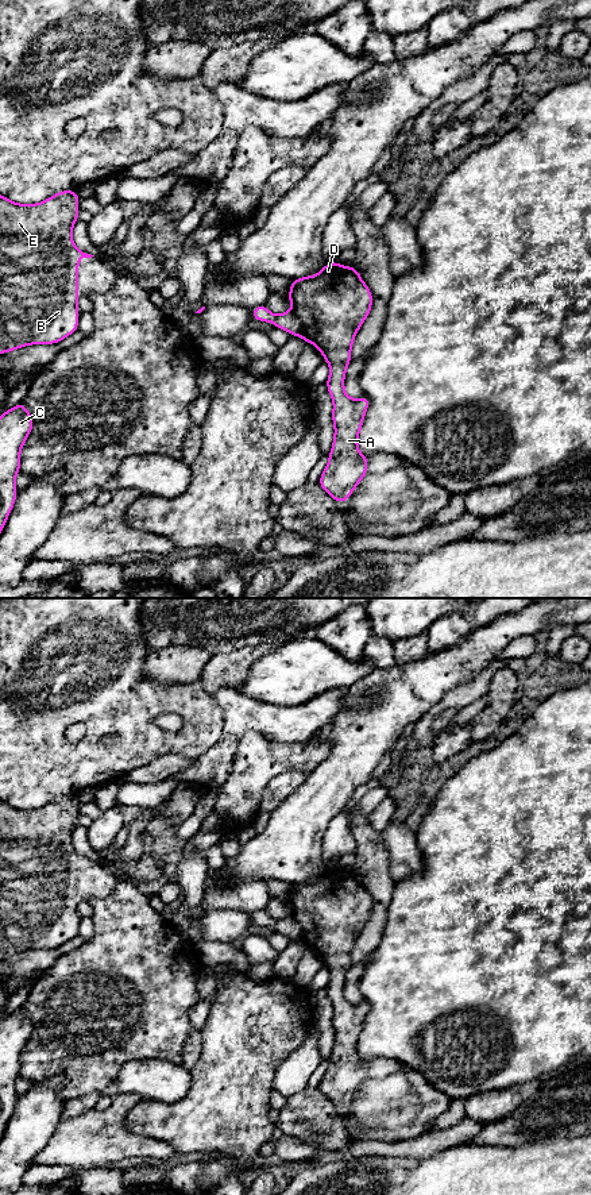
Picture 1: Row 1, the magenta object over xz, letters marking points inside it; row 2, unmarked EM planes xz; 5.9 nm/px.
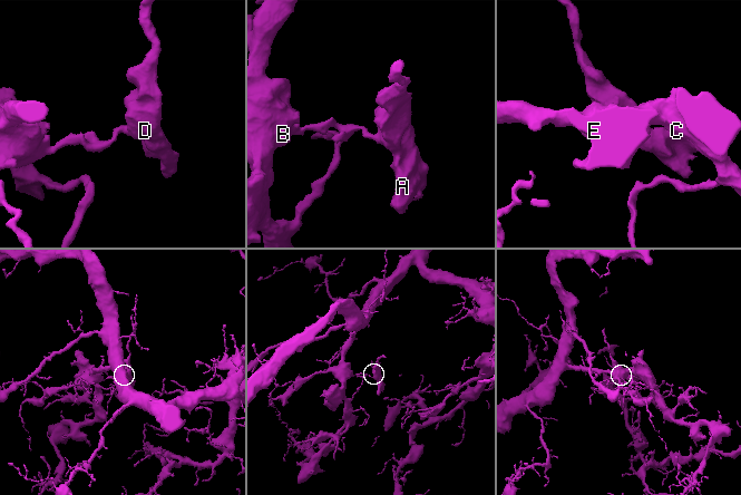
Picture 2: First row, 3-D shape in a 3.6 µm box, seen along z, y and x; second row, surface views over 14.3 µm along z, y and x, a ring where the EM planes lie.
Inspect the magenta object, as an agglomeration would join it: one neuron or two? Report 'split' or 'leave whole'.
split

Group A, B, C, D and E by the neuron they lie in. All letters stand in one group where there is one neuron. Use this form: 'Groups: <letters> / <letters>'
Groups: A D / B C E

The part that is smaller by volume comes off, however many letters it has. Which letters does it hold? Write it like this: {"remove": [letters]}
{"remove": ["A", "D"]}

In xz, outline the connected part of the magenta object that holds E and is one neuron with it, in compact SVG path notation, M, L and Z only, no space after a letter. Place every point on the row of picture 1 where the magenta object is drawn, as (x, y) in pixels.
M76 190L58 192L39 204L16 204L0 196L0 352L9 352L28 344L54 344L78 329L78 259L94 255L78 250L72 239L72 228L78 220L80 197Z

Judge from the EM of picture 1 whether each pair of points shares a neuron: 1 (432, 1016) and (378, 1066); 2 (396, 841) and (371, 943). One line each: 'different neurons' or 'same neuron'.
1: different neurons
2: different neurons

